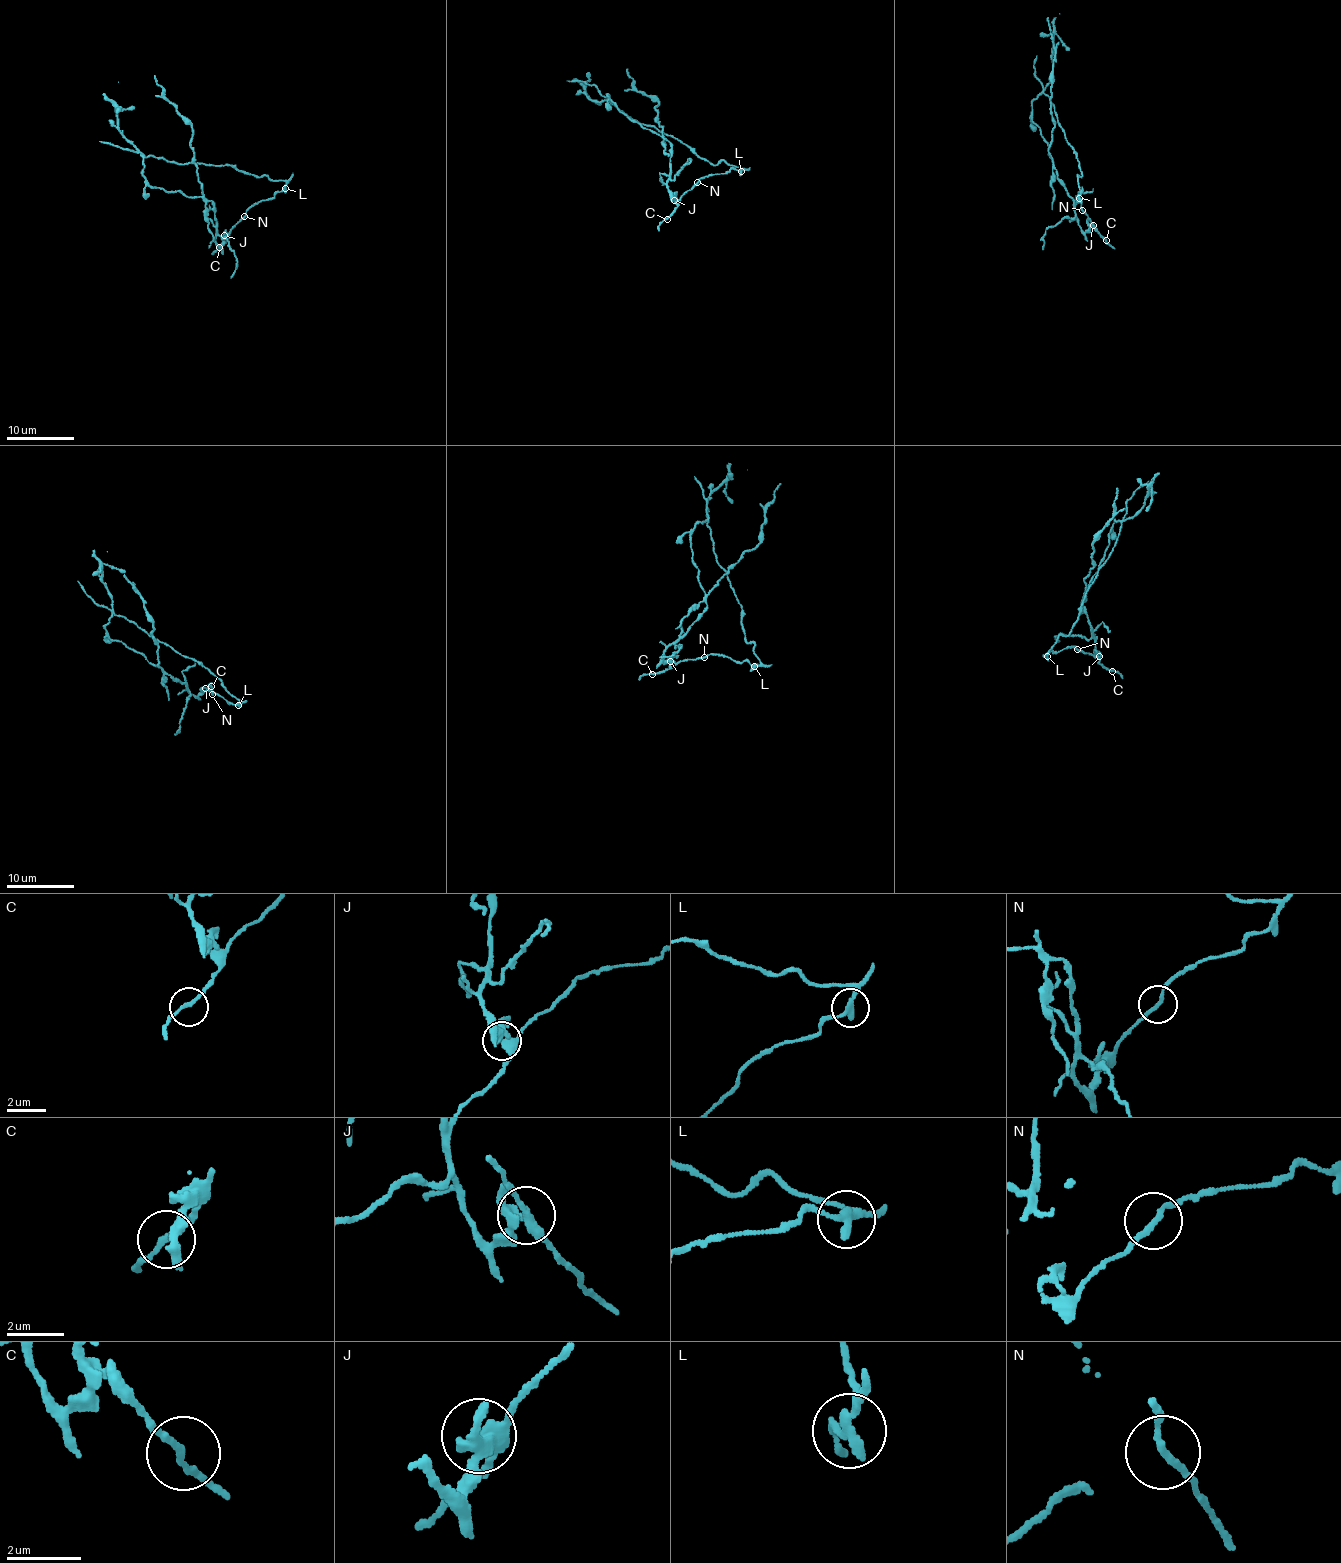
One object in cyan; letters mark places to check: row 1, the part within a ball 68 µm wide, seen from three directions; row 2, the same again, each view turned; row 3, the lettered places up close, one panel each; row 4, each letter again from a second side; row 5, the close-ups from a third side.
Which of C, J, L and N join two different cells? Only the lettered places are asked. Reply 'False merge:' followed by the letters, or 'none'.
False merge: J, L

